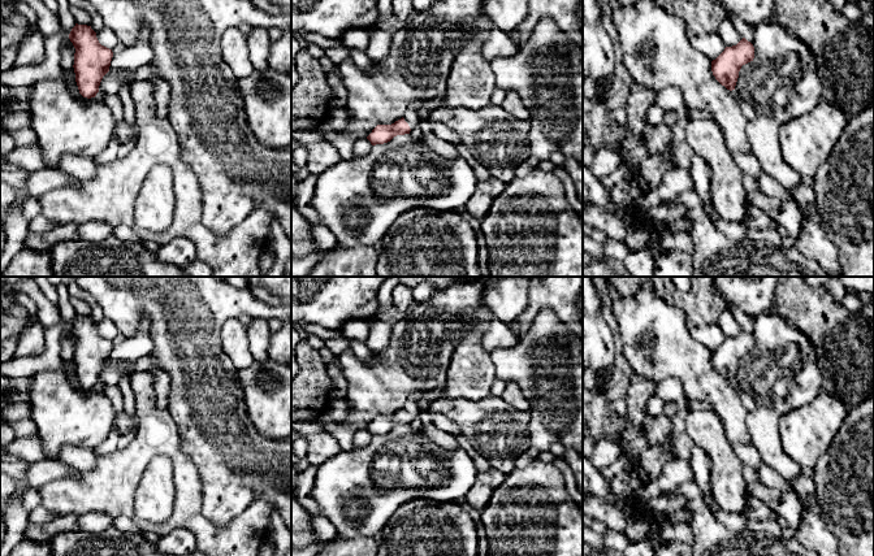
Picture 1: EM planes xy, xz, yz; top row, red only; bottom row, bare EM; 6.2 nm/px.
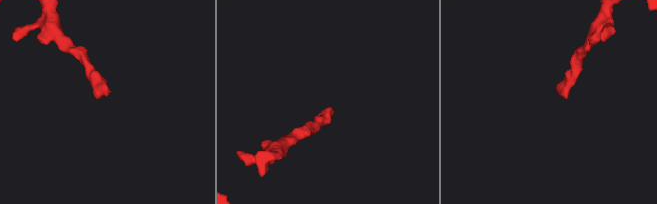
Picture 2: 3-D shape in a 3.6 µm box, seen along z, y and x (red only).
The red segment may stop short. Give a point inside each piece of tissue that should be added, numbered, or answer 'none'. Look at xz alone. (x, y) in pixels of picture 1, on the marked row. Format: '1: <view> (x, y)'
1: xz (411, 116)

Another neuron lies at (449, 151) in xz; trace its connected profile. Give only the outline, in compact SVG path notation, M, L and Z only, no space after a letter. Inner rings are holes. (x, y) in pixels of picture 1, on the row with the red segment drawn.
M427 134L421 139L429 151L442 156L444 158L453 161L459 157L459 152L455 144L442 140L434 134Z

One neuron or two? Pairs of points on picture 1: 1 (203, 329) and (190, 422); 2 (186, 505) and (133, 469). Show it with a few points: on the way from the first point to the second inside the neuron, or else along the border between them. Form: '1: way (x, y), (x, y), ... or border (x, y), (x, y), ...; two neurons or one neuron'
1: way (198, 352), (198, 399); one neuron
2: way (186, 483), (182, 465), (168, 451), (155, 451); one neuron

